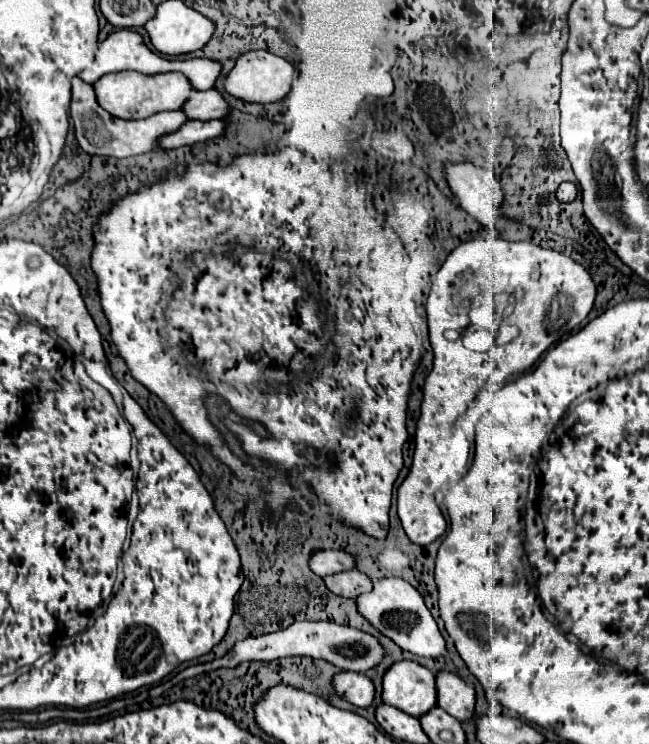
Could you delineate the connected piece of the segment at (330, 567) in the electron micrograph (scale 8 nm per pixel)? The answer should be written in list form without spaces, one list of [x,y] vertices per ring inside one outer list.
[[[322,550],[310,556],[308,566],[312,568],[312,572],[316,572],[316,576],[328,576],[328,574],[336,574],[342,570],[352,570],[356,562],[350,554],[342,550]]]

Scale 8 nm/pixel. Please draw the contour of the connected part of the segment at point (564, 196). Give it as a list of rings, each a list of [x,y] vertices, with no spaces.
[[[562,182],[556,196],[558,196],[558,200],[562,200],[562,202],[572,202],[572,200],[578,196],[578,186],[572,184],[572,182]]]

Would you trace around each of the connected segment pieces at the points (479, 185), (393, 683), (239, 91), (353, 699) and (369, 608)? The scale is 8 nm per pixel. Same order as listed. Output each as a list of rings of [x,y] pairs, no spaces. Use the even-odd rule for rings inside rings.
[[[470,162],[444,164],[442,172],[454,202],[484,226],[494,228],[494,206],[500,210],[504,204],[504,190],[494,172]]]
[[[412,660],[394,662],[382,676],[382,702],[410,716],[422,716],[436,706],[432,670]]]
[[[250,50],[250,52],[240,54],[236,58],[234,68],[226,74],[224,92],[234,96],[234,98],[240,98],[244,102],[266,104],[266,102],[282,100],[290,92],[294,78],[296,78],[296,70],[288,60],[284,60],[280,56],[274,56],[266,50]]]
[[[338,672],[332,676],[332,686],[338,696],[344,696],[344,700],[358,708],[366,708],[374,700],[374,684],[364,674]]]
[[[402,578],[374,580],[372,592],[356,598],[356,608],[382,636],[394,640],[402,650],[428,658],[446,656],[446,642],[438,630],[436,620],[426,608],[420,592],[414,586],[410,586],[406,580]]]

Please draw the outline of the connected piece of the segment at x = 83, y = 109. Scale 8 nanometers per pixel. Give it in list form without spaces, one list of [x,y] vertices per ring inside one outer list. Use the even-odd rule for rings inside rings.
[[[72,78],[72,100],[70,100],[70,122],[74,130],[76,144],[80,150],[86,154],[94,156],[116,156],[116,158],[126,158],[126,156],[138,156],[146,154],[152,150],[158,150],[158,138],[162,134],[174,132],[186,122],[186,116],[178,110],[174,112],[160,112],[156,116],[144,118],[144,120],[120,120],[110,116],[106,110],[102,110],[96,102],[96,96],[92,92],[92,84],[82,82],[80,78]]]

